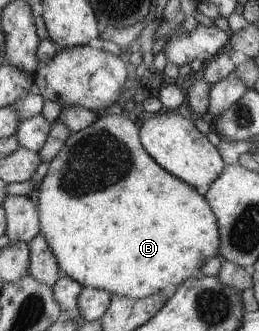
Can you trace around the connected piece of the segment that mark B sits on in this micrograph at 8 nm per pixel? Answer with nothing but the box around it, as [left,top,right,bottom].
[34,114,219,299]

